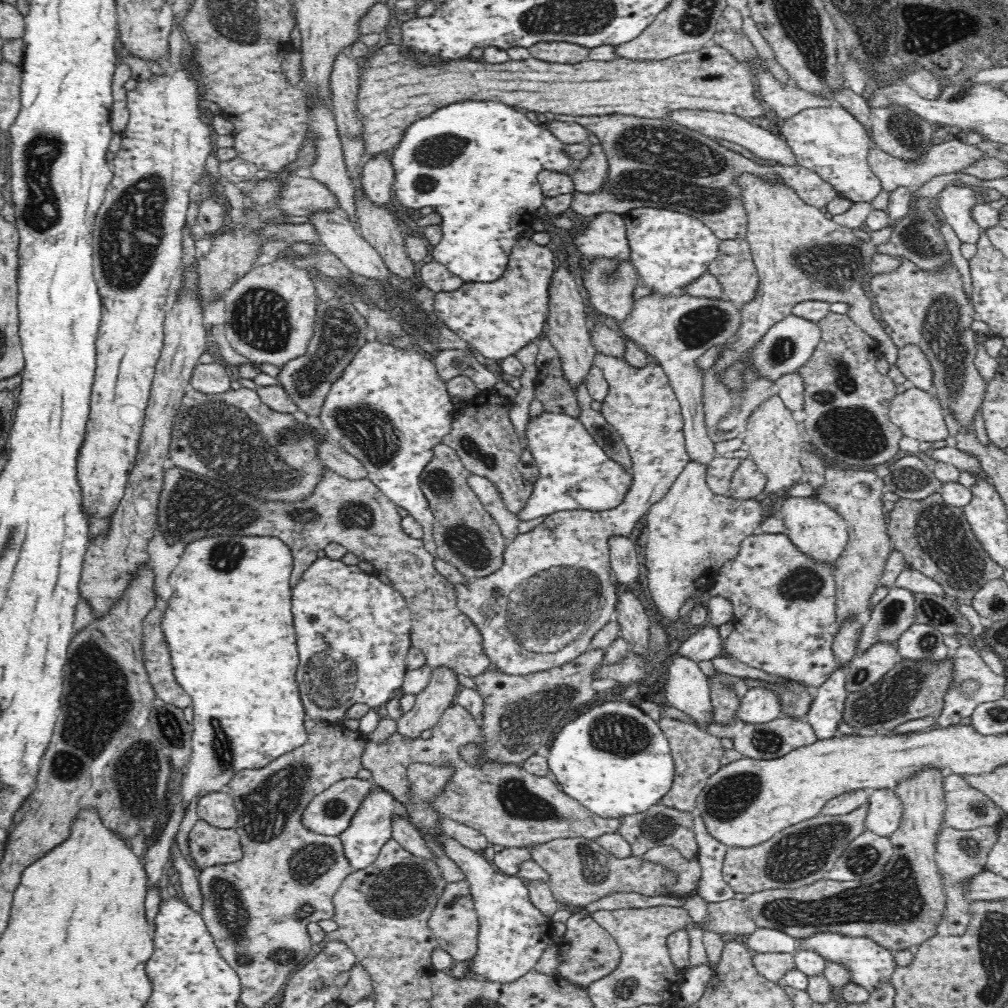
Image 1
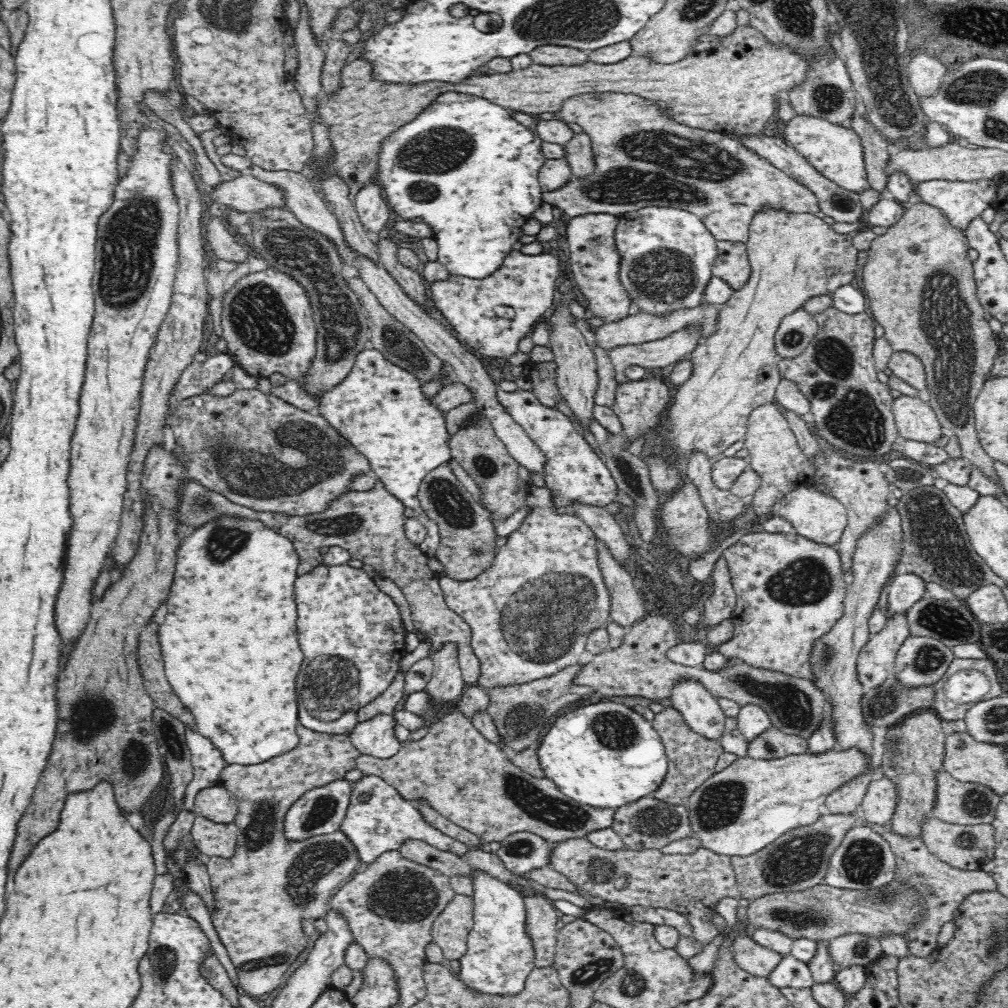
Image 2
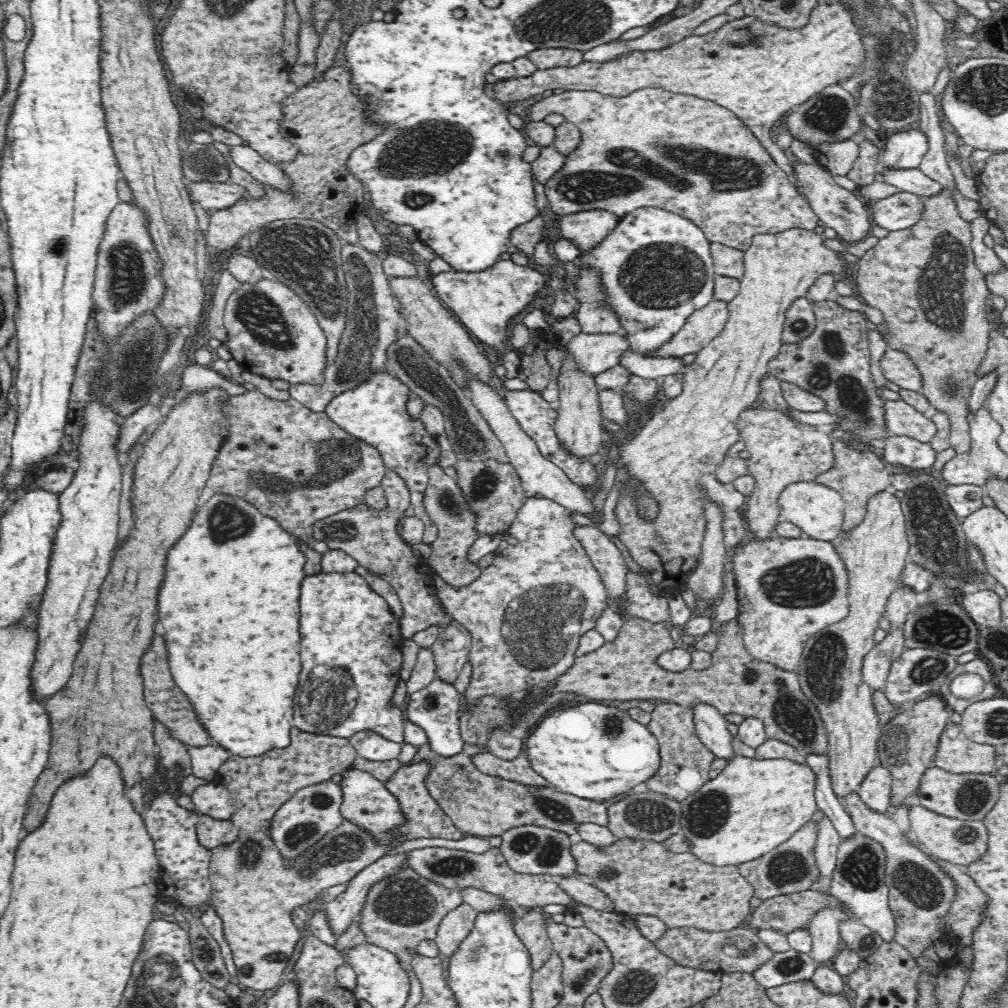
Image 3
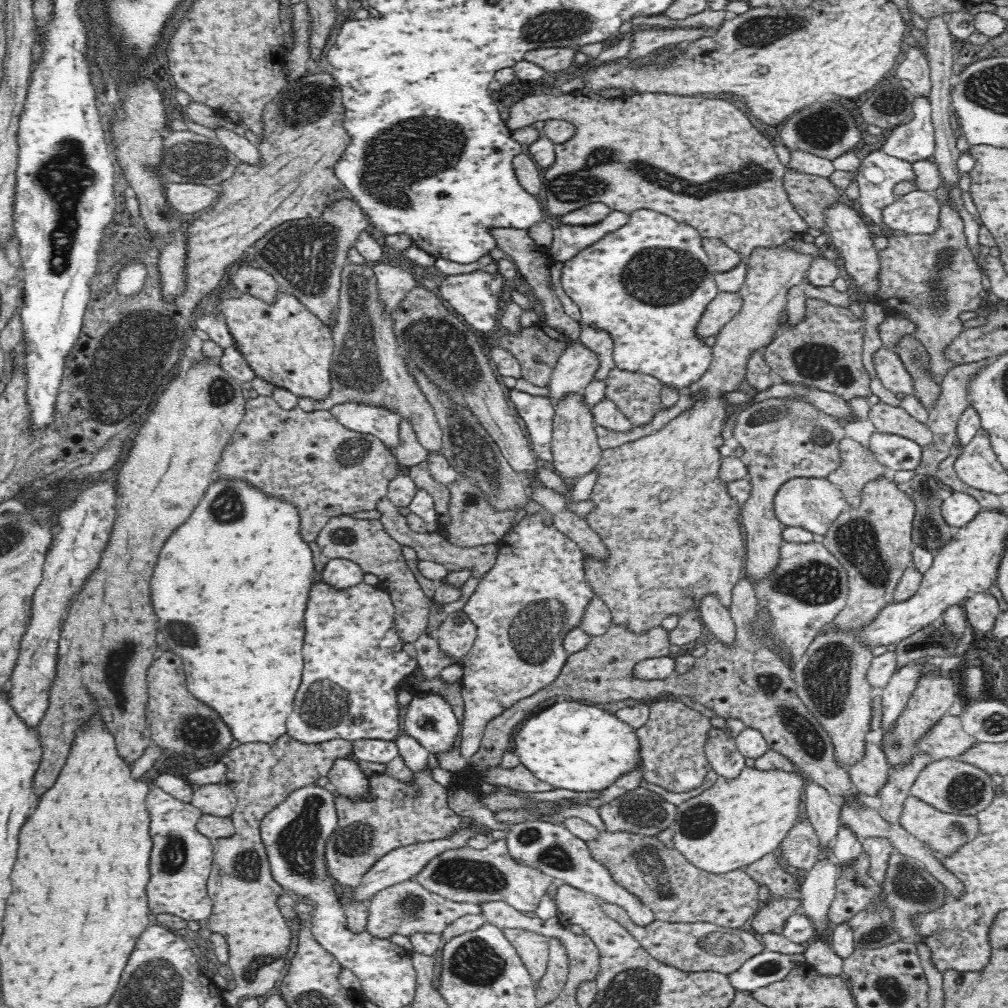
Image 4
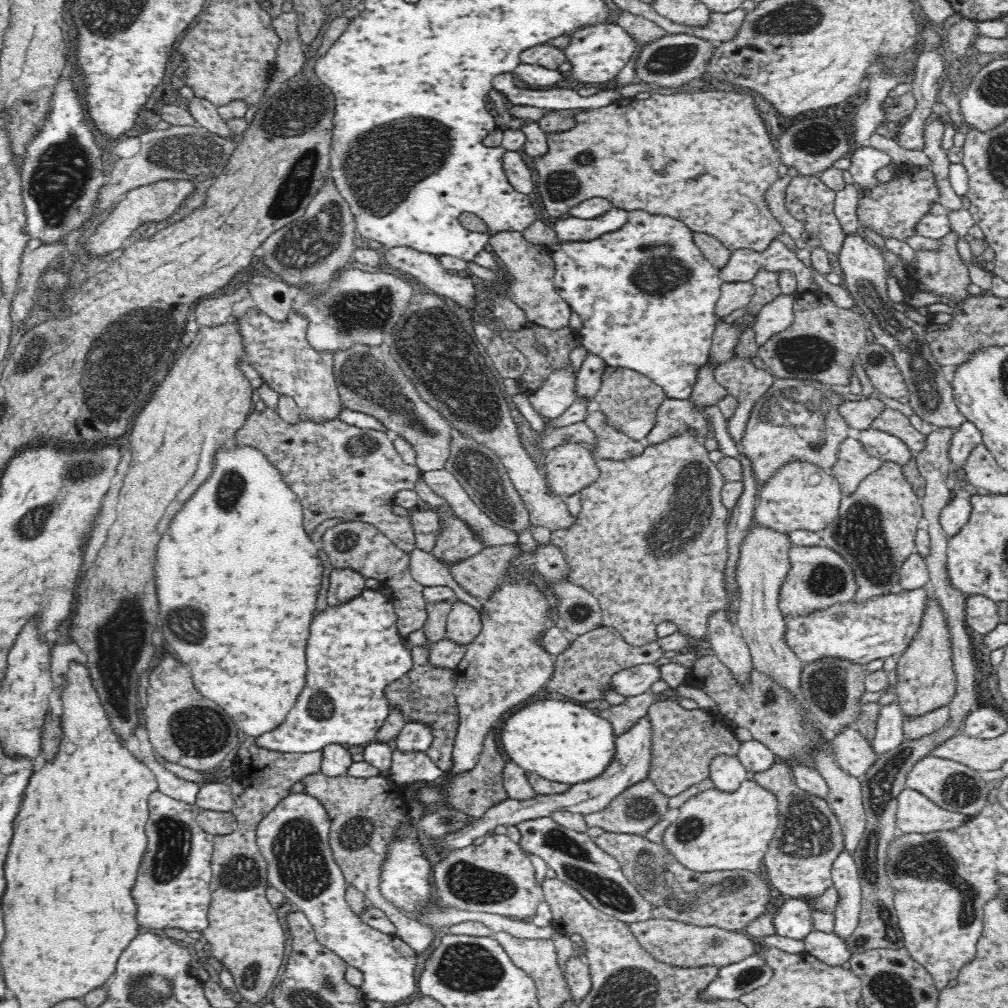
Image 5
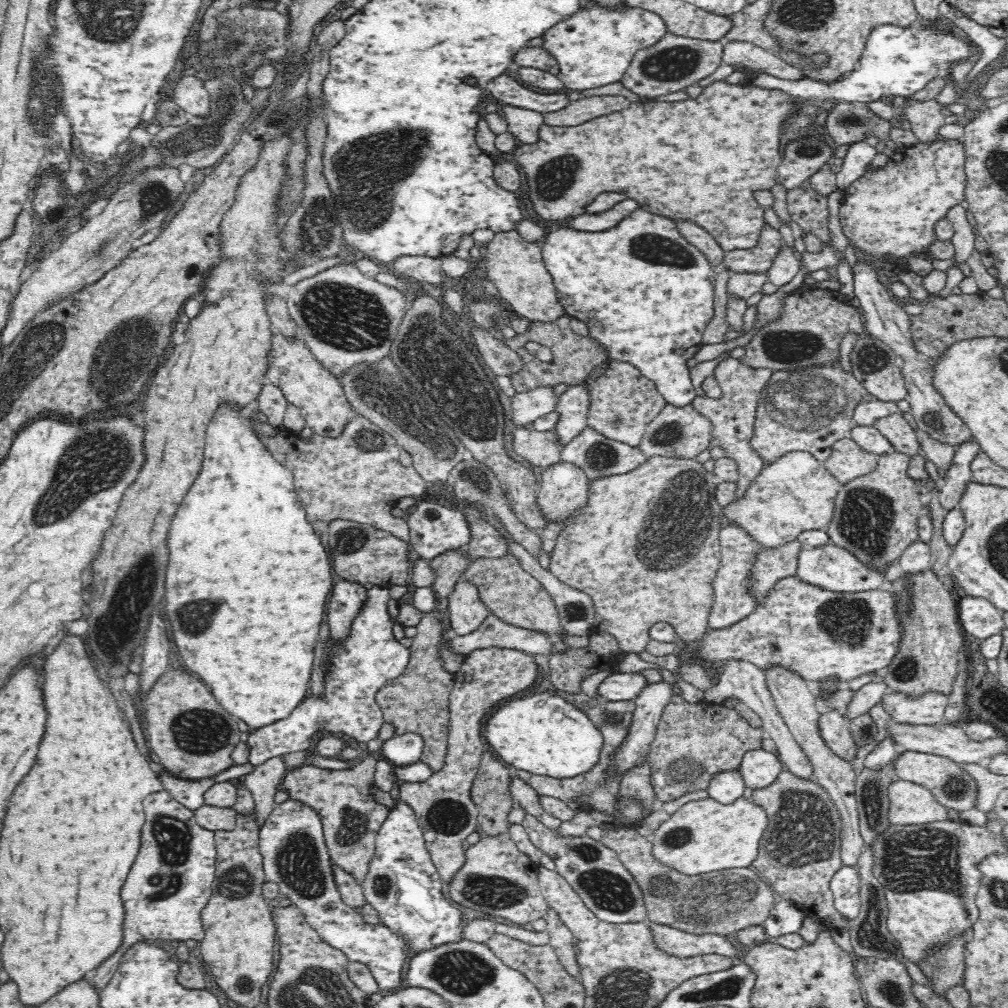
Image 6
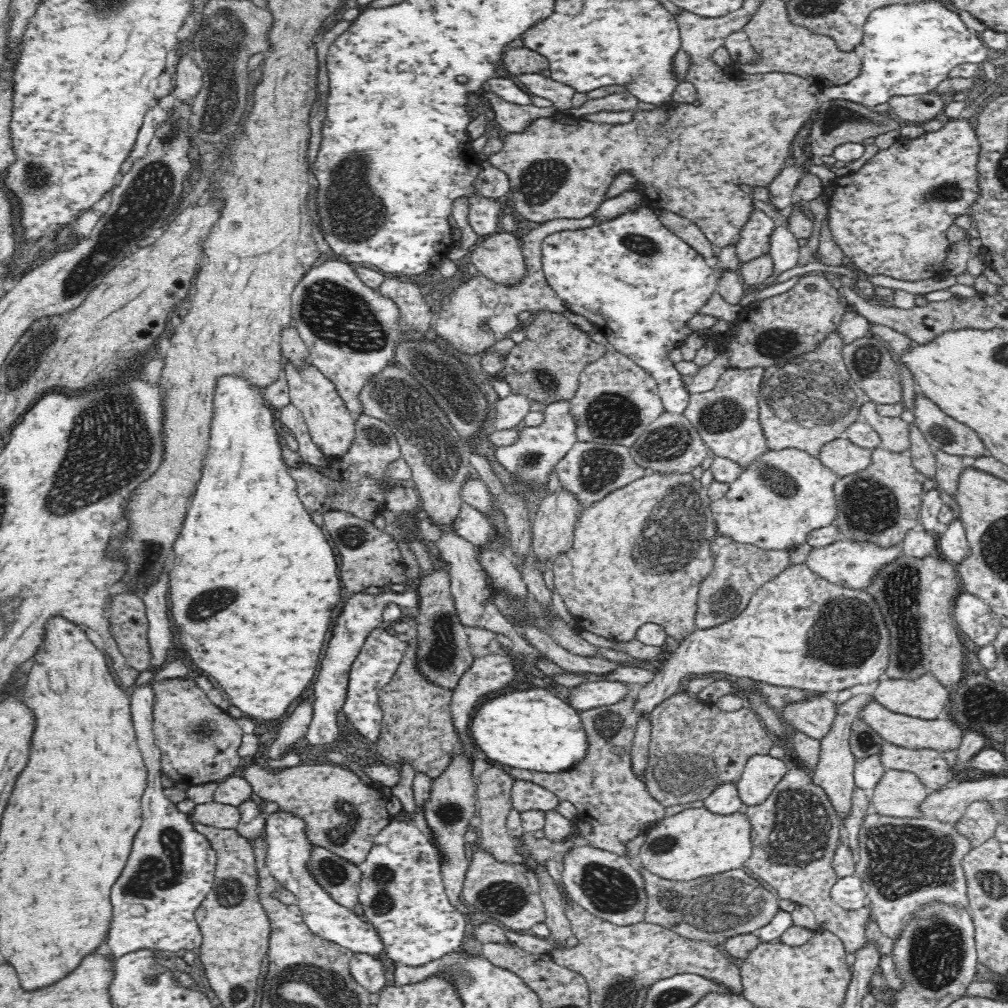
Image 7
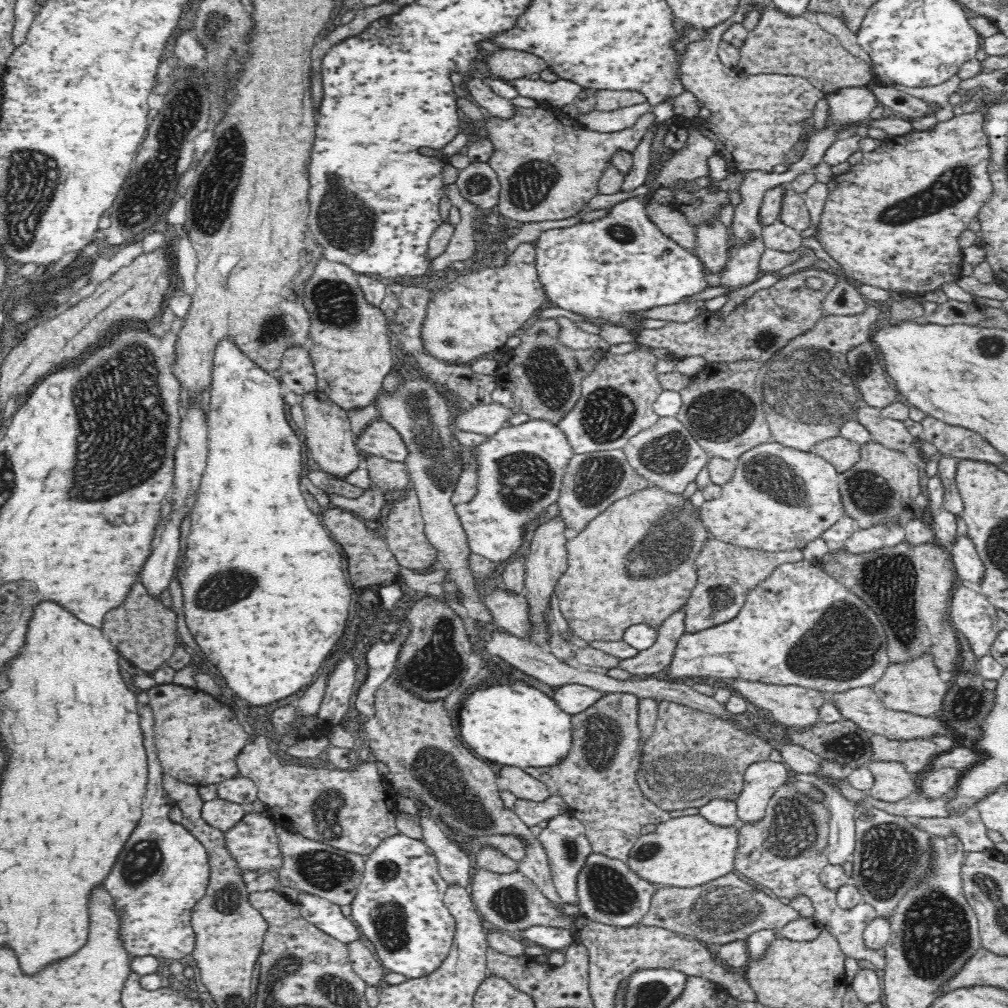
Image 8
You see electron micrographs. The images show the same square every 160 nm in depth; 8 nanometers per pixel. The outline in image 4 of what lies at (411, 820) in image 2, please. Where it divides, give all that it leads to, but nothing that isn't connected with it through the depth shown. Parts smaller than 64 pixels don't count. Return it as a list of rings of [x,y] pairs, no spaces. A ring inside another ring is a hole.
[[[354,758],[336,759],[327,775],[330,784],[341,794],[351,794],[355,798],[360,798],[370,781],[368,776],[362,773]]]

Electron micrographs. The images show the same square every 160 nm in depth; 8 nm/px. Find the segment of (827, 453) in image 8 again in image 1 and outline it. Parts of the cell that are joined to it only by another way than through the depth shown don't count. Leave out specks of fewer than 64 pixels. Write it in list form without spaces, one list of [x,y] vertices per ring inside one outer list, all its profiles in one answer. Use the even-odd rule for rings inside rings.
[[[828,467],[824,472],[824,484],[815,488],[818,500],[835,508],[847,522],[848,542],[834,564],[836,583],[836,614],[838,623],[850,616],[864,616],[874,591],[879,587],[888,555],[893,551],[887,531],[887,515],[884,513],[882,496],[886,491],[883,479],[870,468]]]

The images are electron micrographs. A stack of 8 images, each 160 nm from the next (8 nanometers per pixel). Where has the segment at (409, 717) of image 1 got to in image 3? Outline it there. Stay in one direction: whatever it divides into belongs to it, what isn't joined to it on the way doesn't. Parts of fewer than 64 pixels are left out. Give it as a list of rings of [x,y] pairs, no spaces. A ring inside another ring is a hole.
[[[458,621],[442,628],[436,642],[429,648],[434,654],[436,675],[440,680],[453,684],[469,663],[469,652],[472,644],[470,630]]]

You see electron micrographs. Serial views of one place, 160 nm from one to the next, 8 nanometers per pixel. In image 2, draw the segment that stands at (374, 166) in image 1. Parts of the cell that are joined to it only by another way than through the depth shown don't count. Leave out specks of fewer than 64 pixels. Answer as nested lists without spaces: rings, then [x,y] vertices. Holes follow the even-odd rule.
[[[376,182],[364,186],[358,196],[354,199],[355,210],[360,218],[361,224],[366,232],[372,236],[377,236],[382,232],[388,218],[390,218],[391,209],[382,198],[382,192]]]

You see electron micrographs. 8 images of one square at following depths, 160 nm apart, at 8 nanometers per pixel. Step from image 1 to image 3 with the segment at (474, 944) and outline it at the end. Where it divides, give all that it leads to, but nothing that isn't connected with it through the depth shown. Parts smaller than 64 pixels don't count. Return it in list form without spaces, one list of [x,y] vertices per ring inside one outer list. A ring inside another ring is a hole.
[[[462,904],[454,912],[448,913],[439,924],[436,942],[442,954],[450,955],[474,926],[478,912],[468,904]]]

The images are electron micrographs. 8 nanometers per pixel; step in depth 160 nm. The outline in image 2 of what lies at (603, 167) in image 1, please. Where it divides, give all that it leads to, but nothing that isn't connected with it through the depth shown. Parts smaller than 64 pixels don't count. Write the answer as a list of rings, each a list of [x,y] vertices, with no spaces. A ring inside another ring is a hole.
[[[573,132],[572,138],[563,146],[565,160],[571,168],[574,177],[585,178],[594,172],[592,144],[586,133]]]

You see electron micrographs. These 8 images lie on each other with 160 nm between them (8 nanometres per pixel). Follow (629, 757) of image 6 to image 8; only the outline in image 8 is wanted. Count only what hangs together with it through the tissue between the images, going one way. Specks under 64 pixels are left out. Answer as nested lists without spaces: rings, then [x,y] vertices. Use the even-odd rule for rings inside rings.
[[[806,559],[799,560],[795,563],[781,564],[764,580],[753,588],[747,596],[744,606],[739,610],[739,613],[728,623],[720,624],[714,628],[708,628],[702,632],[696,632],[691,635],[683,635],[676,646],[674,659],[668,668],[670,680],[682,681],[683,677],[700,679],[702,677],[712,677],[718,679],[744,679],[758,680],[766,684],[794,685],[801,688],[808,688],[814,691],[820,691],[824,694],[842,693],[859,687],[872,687],[873,684],[880,680],[881,676],[889,668],[891,664],[888,657],[888,640],[885,631],[883,630],[881,621],[876,616],[876,613],[858,598],[853,592],[850,592],[843,584],[840,584],[836,579],[827,575],[820,566]]]

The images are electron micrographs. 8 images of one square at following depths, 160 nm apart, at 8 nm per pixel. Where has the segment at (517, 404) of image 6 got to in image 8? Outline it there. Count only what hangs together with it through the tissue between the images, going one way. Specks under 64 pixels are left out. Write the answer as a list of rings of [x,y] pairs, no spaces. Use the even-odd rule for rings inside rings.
[[[496,402],[473,406],[451,418],[454,420],[452,430],[492,436],[498,430],[509,426],[511,407],[512,405],[506,407]]]

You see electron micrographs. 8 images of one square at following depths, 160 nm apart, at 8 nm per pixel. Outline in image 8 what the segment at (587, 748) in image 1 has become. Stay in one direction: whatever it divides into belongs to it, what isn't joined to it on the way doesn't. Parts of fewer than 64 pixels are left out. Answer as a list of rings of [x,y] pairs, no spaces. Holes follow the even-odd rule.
[[[484,686],[468,694],[458,714],[464,742],[482,759],[522,769],[559,764],[572,744],[570,715],[533,686]]]

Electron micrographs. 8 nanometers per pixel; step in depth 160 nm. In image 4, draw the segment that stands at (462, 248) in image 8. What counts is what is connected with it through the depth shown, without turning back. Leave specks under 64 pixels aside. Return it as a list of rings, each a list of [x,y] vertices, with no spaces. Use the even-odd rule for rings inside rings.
[[[489,227],[487,230],[488,233],[494,237],[496,247],[500,248],[503,253],[508,254],[508,256],[512,258],[513,264],[516,265],[517,272],[520,273],[524,281],[532,287],[532,294],[535,299],[533,304],[539,303],[542,306],[542,322],[562,332],[562,334],[569,336],[571,340],[579,341],[581,324],[566,315],[564,307],[562,307],[562,303],[560,303],[558,296],[556,296],[552,284],[549,268],[554,264],[555,260],[552,258],[552,255],[549,254],[549,247],[537,245],[529,236],[527,229]]]

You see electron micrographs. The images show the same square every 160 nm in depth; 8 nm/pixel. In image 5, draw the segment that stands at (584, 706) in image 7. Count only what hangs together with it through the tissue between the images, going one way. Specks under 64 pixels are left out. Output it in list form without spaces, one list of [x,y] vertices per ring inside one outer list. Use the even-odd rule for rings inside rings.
[[[640,664],[616,672],[610,679],[610,689],[630,698],[649,692],[657,680],[660,680],[659,668],[652,664]]]

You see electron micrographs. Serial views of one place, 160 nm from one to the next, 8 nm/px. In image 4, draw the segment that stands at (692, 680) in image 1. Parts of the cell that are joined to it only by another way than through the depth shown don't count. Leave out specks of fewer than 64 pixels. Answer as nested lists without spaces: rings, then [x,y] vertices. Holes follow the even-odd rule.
[[[710,729],[705,742],[705,755],[713,771],[718,777],[736,780],[745,768],[745,759],[733,738],[728,738],[723,729]]]

